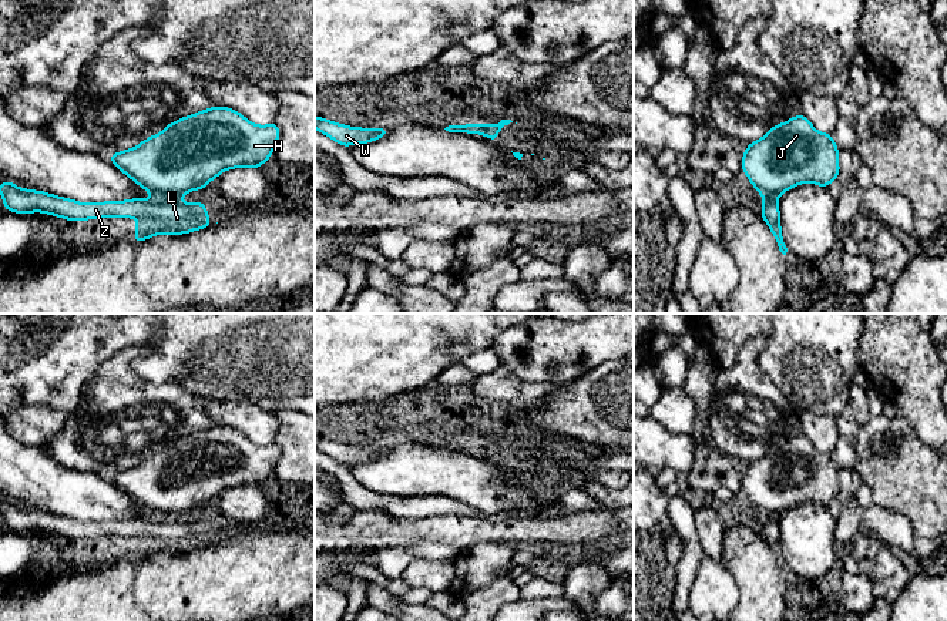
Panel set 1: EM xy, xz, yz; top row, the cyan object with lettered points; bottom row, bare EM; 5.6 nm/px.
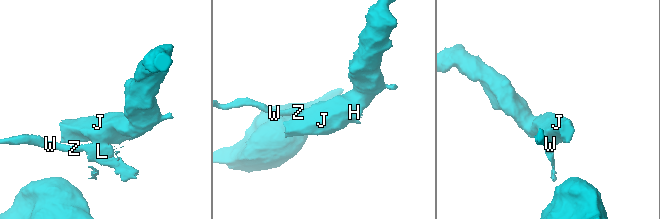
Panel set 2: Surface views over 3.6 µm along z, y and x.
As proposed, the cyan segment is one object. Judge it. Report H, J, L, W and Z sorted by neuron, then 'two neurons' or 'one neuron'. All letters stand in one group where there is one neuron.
groups H J / L W Z; two neurons

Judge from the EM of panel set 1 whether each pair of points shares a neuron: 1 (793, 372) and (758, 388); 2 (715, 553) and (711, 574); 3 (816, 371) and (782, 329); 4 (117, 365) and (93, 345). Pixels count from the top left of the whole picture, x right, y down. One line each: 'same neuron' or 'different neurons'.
1: different neurons
2: different neurons
3: same neuron
4: different neurons

